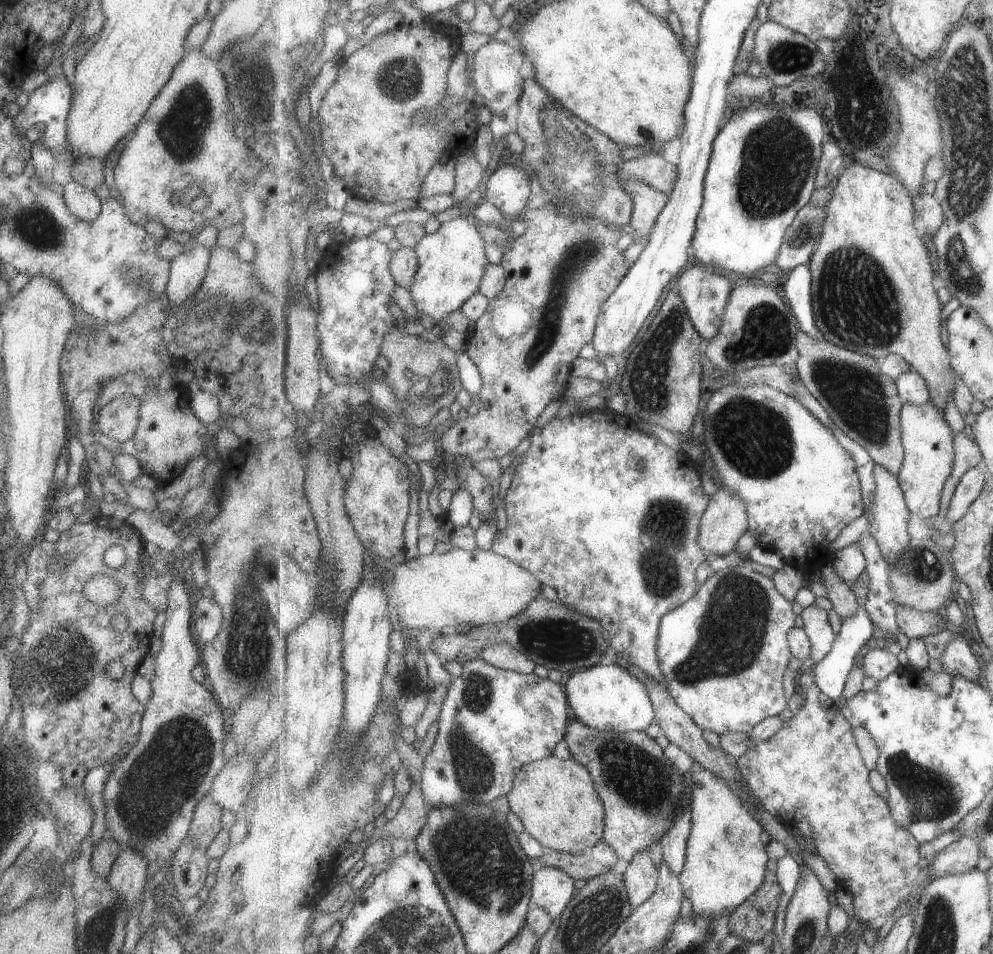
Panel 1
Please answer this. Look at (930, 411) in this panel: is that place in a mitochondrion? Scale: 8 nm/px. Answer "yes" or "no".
no

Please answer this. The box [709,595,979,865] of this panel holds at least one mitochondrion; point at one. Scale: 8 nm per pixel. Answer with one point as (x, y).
(933, 795)

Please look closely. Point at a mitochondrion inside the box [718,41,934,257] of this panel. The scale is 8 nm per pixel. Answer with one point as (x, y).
(775, 167)

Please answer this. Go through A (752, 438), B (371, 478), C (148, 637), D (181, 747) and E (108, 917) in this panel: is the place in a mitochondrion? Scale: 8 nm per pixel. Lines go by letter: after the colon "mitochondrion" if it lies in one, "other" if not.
A: mitochondrion
B: other
C: other
D: mitochondrion
E: other

